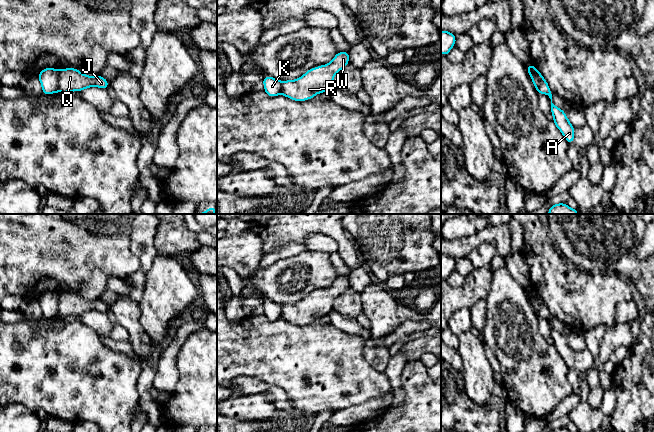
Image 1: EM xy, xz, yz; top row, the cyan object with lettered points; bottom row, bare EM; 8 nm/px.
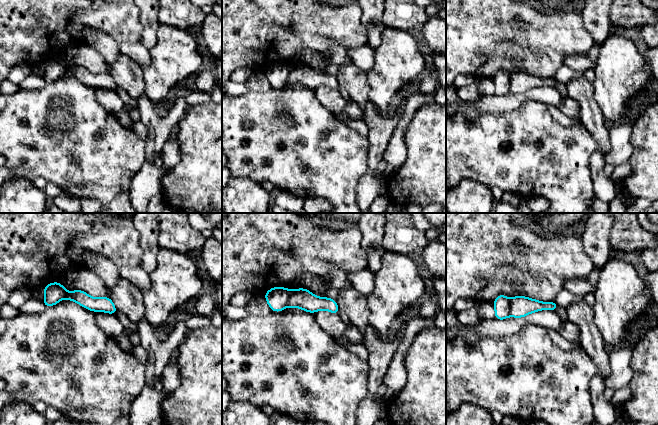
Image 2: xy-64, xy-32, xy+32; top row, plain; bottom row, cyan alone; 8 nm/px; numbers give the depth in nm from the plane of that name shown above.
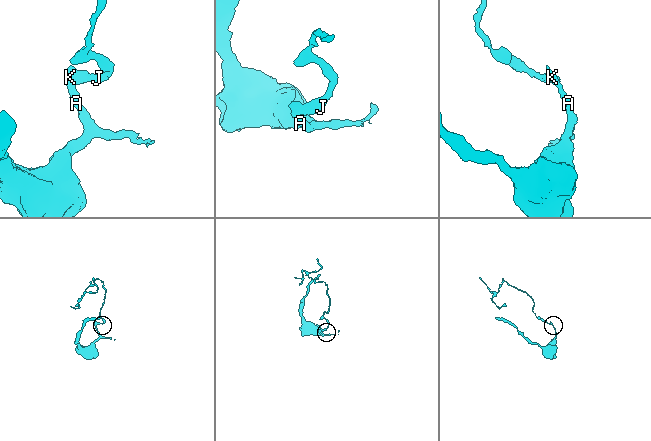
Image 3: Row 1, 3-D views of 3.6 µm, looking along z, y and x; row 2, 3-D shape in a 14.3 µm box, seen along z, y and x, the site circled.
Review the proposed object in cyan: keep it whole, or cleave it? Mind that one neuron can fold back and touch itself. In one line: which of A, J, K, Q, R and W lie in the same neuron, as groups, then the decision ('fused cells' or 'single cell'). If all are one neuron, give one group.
A K / J Q R W; fused cells

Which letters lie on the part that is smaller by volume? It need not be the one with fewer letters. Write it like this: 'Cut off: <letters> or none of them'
Cut off: J, Q, R, W

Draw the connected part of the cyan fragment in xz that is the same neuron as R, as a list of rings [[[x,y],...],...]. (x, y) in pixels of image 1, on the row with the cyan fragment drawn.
[[[349,52],[336,53],[326,65],[309,69],[296,80],[282,82],[281,94],[295,101],[306,101],[333,86],[334,75],[349,64]]]

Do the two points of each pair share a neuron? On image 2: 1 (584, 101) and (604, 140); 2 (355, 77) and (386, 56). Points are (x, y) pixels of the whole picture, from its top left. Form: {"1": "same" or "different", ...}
{"1": "same", "2": "different"}

